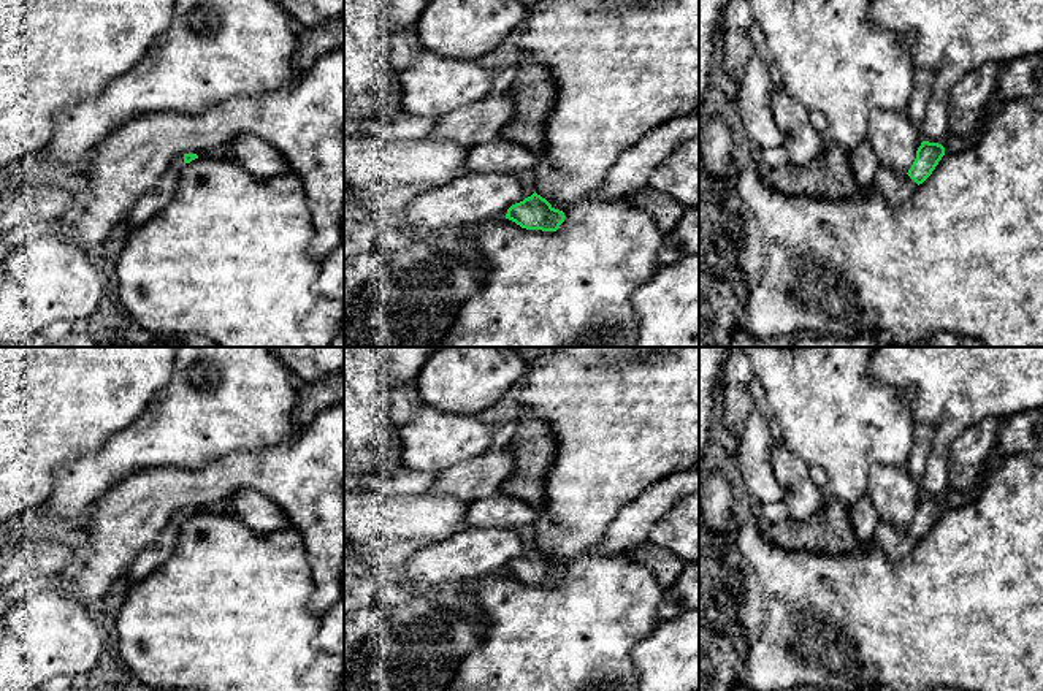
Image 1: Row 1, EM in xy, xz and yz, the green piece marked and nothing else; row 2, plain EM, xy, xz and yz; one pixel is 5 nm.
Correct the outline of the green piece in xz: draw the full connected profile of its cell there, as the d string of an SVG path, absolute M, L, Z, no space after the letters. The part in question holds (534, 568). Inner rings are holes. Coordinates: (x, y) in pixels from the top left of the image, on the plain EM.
M533 526L512 528L522 539L525 555L507 564L506 574L526 585L556 586L564 577L563 566L555 564L545 553L536 548L536 531Z

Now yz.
M923 496L907 529L897 529L881 520L872 540L858 548L864 552L872 547L881 547L891 559L902 559L932 529L943 510L945 502L942 499Z

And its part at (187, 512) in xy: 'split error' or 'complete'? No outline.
split error

